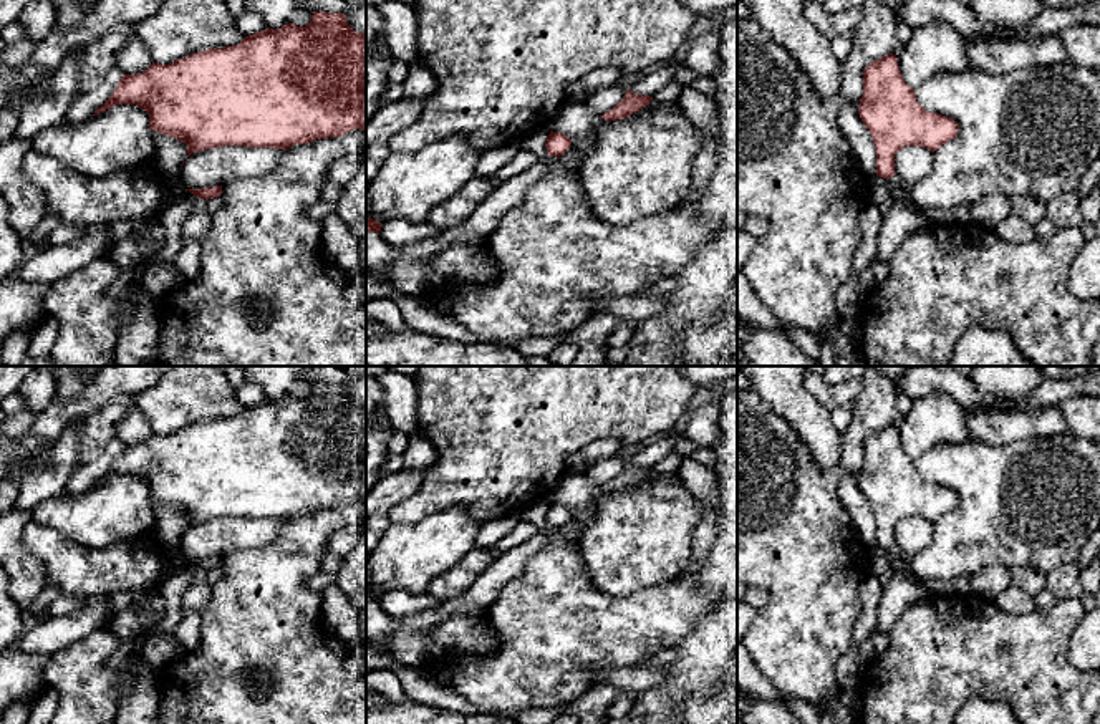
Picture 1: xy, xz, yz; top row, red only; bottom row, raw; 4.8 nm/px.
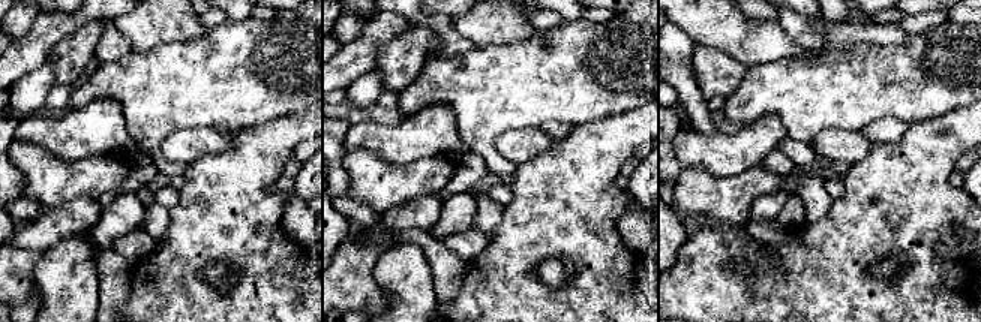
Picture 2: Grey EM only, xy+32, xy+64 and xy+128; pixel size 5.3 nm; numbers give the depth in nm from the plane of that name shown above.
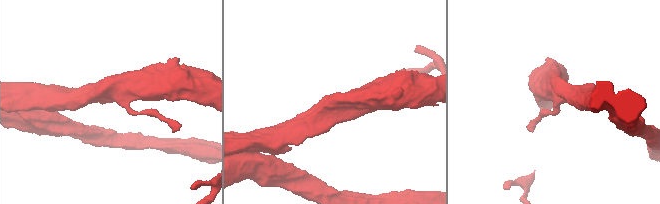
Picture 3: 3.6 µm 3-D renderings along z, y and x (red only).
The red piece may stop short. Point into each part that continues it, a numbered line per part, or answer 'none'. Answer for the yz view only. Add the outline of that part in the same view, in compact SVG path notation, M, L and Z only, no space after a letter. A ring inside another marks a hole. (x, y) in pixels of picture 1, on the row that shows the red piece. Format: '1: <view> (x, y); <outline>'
none

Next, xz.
none

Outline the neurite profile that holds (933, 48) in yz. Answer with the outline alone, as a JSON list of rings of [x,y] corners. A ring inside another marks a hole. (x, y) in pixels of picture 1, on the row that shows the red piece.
[[[944,22],[913,28],[911,40],[898,56],[898,66],[913,89],[938,73],[966,70],[969,58],[964,38]]]

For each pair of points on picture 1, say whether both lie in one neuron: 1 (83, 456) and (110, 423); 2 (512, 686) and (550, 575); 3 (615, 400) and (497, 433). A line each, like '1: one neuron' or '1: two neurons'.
1: one neuron
2: one neuron
3: one neuron

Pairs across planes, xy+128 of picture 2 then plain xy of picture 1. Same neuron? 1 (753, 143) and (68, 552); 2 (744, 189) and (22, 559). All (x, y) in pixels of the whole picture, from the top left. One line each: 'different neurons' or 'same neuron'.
1: different neurons
2: different neurons

